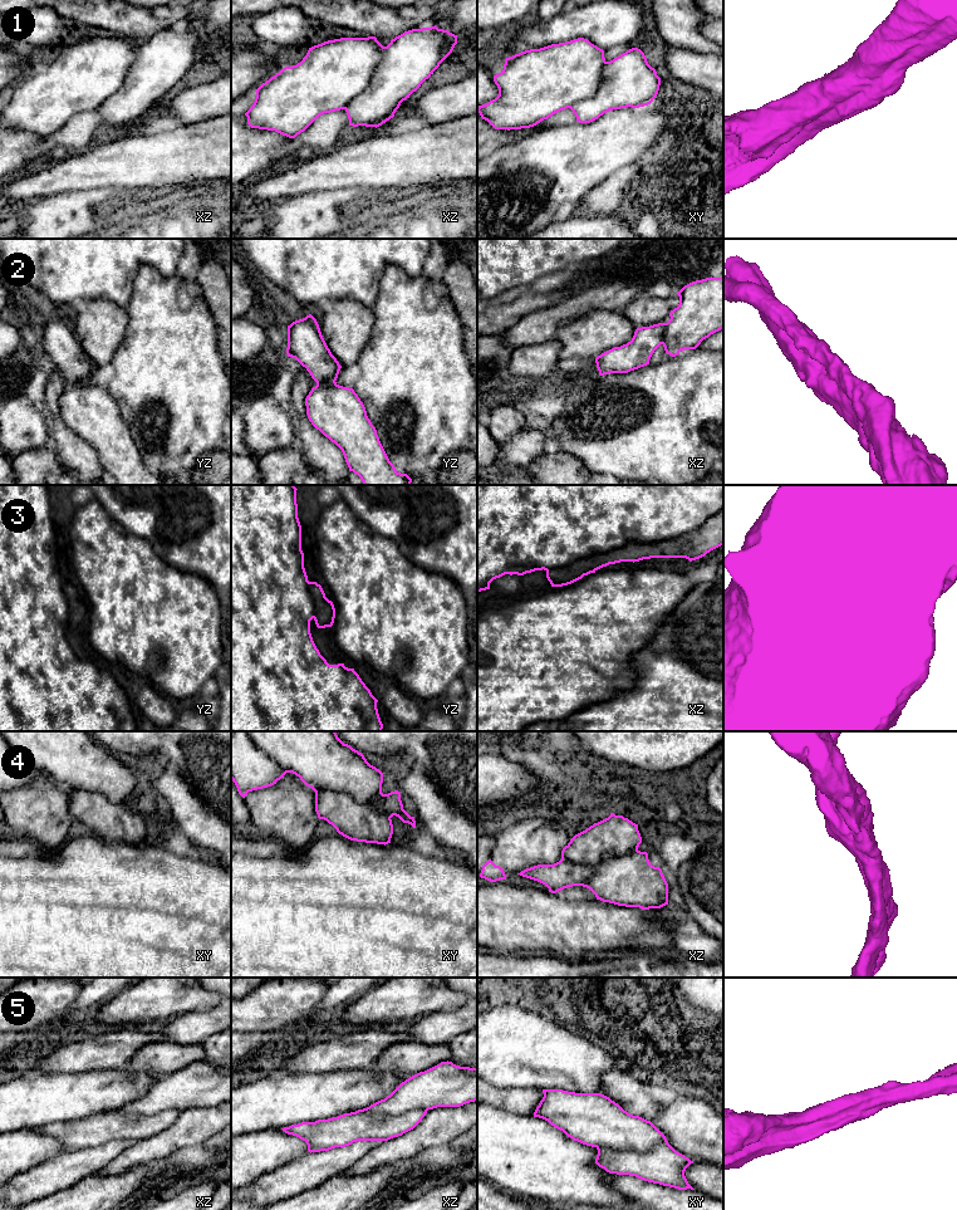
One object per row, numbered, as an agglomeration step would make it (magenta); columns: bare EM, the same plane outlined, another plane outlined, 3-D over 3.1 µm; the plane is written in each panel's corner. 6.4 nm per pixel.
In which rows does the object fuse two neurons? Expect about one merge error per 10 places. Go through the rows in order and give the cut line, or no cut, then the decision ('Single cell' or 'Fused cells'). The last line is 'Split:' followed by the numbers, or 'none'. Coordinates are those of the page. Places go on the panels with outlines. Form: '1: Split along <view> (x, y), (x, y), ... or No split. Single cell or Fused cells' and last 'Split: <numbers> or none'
1: No split. Single cell
2: No split. Single cell
3: Split along xz (722, 508), (686, 533), (662, 540), (629, 542), (546, 571). Fused cells
4: Split along xy (314, 790), (346, 792), (359, 802), (373, 803), (391, 817). Fused cells
5: No split. Single cell
Split: 3, 4

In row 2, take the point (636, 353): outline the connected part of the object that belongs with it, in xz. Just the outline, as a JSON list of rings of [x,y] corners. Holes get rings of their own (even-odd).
[[[723,275],[692,281],[677,295],[679,304],[671,310],[667,323],[637,328],[630,342],[595,358],[599,376],[628,373],[649,364],[661,344],[667,354],[676,357],[723,329]]]

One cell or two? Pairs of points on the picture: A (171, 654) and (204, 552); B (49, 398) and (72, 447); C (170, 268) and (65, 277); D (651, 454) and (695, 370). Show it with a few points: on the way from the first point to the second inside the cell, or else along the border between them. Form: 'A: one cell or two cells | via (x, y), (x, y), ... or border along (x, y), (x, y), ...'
A: two cells | border along (168, 564), (201, 576), (217, 593)
B: one cell | via (52, 411), (59, 435)
C: one cell | via (143, 256), (92, 256)
D: one cell | via (659, 432), (677, 415), (685, 391)

